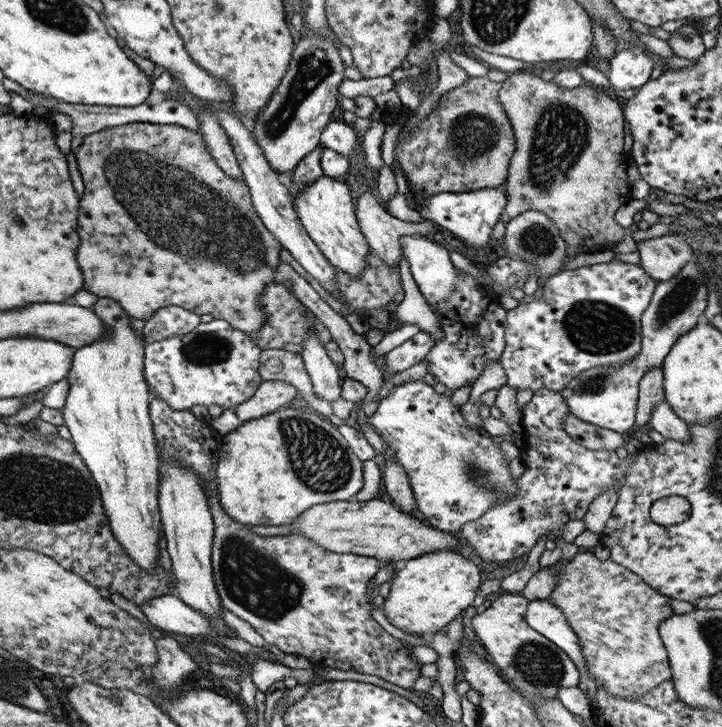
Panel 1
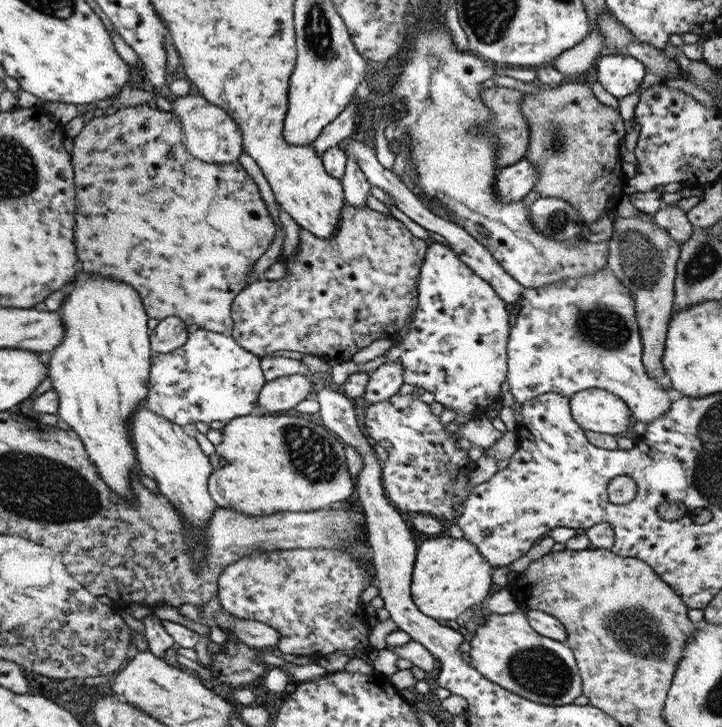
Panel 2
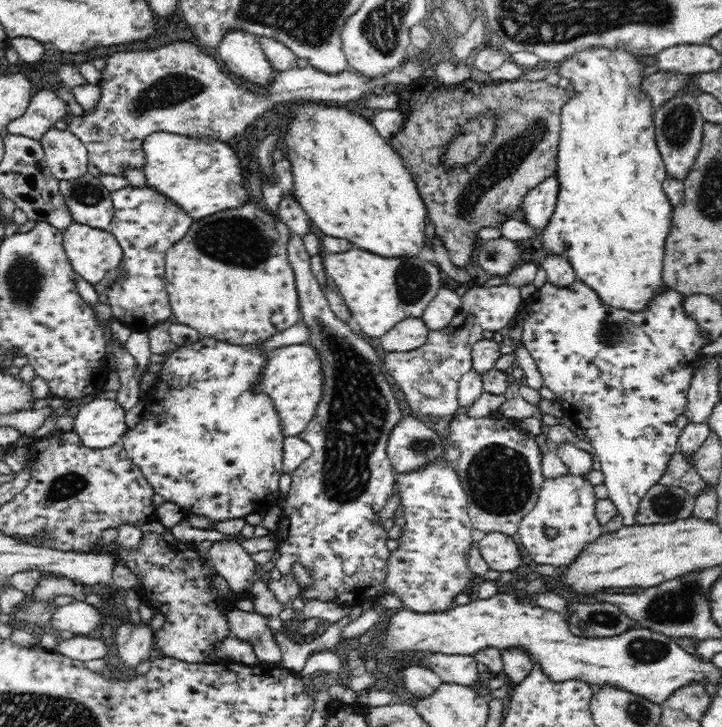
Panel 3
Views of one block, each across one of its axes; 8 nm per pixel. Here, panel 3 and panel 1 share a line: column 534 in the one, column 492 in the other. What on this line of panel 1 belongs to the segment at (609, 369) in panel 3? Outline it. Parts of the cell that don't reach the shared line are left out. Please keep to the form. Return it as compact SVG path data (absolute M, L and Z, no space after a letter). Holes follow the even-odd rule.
M413 235L402 236L398 240L403 256L408 262L410 275L423 295L426 303L436 314L438 327L443 333L441 340L434 340L430 351L424 356L427 361L427 373L432 374L439 384L450 391L455 391L467 383L473 383L483 372L483 366L489 361L498 361L504 349L503 321L506 319L506 311L499 305L496 298L490 292L477 288L473 276L465 273L458 274L458 269L453 266L448 255L448 246L442 244L442 240L428 240Z

